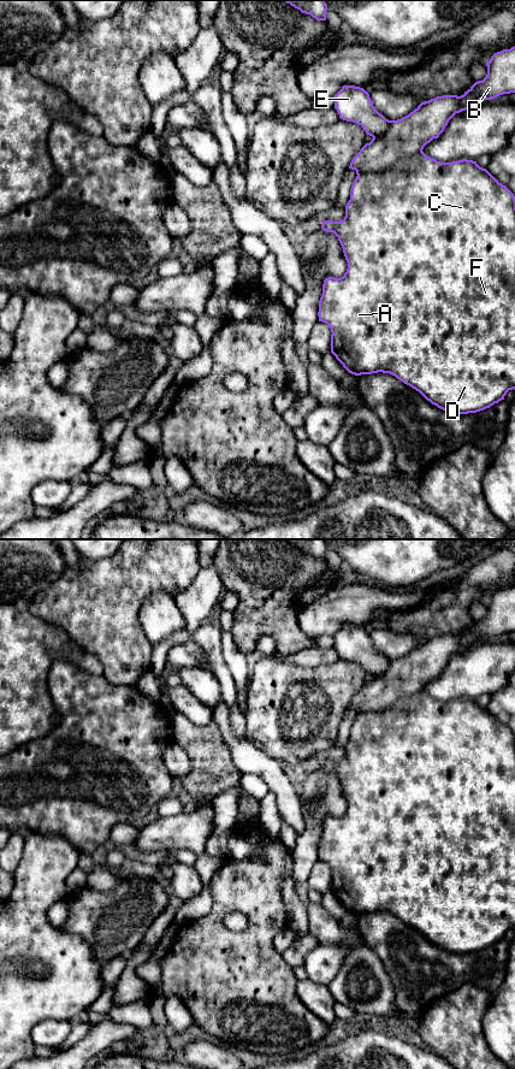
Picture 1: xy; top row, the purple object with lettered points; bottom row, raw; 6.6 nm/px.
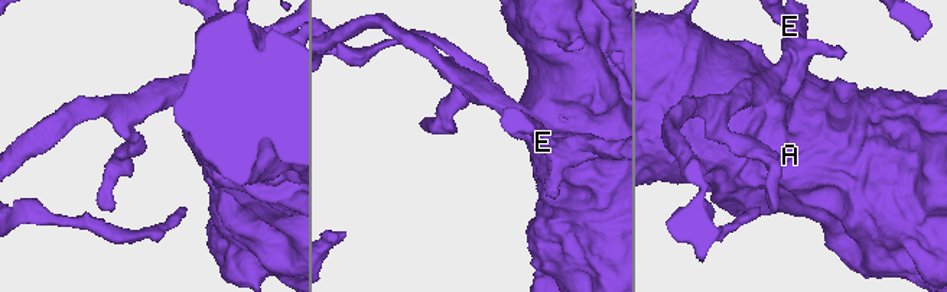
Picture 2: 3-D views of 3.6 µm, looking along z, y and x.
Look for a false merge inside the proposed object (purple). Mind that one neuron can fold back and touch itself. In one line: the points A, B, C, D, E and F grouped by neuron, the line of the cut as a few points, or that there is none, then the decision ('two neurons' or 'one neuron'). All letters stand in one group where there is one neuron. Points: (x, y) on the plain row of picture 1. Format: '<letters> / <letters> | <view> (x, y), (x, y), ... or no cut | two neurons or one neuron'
A C D E F / B | xy (421, 690), (398, 698), (384, 709), (365, 710), (357, 714) | two neurons

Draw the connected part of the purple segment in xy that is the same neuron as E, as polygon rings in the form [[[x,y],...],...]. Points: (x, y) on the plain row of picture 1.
[[[343,625],[333,639],[341,658],[361,665],[373,678],[386,672],[390,660],[374,648],[363,627]]]

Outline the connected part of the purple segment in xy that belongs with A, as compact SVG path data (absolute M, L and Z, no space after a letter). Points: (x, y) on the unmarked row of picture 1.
M420 691L398 699L385 710L360 713L351 725L344 758L325 760L321 768L338 776L348 808L341 817L325 817L318 856L319 861L331 868L331 892L349 913L390 913L419 931L432 944L457 953L490 947L504 939L509 929L515 929L515 736L486 708L467 698L440 702Z

